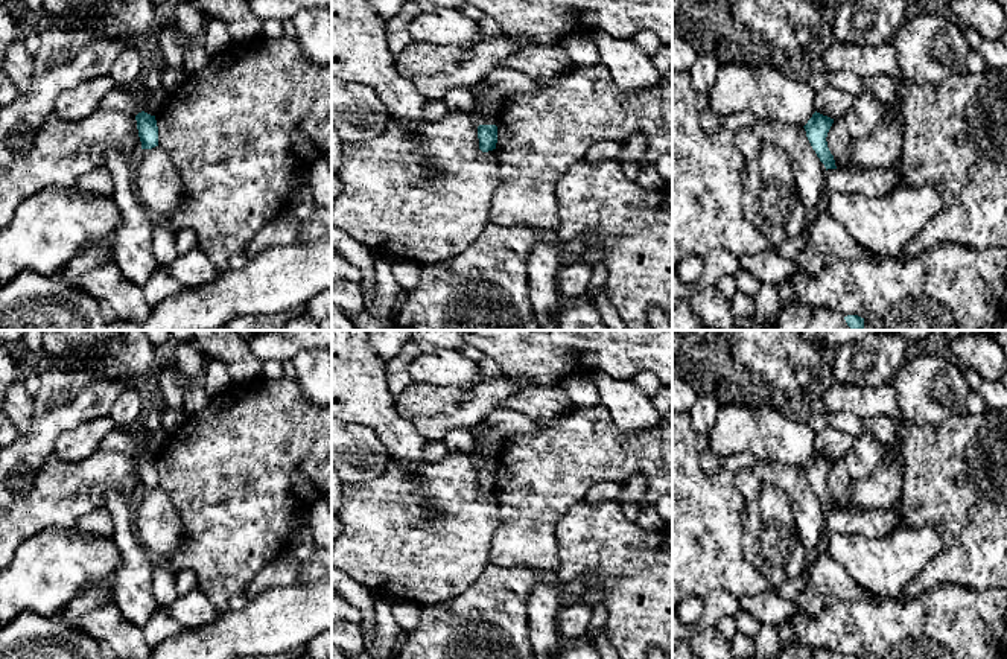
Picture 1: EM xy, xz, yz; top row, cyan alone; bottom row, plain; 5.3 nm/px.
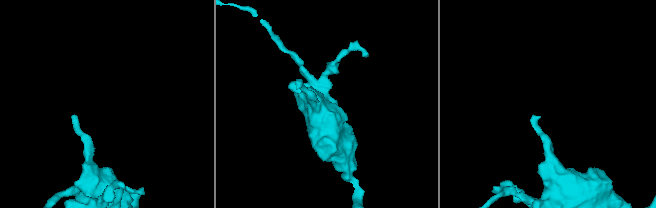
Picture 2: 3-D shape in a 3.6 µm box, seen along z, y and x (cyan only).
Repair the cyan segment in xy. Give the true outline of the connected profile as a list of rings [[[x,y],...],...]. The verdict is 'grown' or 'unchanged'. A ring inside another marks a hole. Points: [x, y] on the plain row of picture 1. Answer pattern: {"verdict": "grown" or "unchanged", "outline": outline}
{"verdict": "unchanged", "outline": [[[141,452],[135,457],[135,461],[141,490],[152,490],[158,487],[158,467],[155,457]]]}

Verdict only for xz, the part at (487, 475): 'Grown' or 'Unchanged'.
Unchanged

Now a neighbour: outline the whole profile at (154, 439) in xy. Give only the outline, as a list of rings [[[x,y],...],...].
[[[163,426],[145,432],[145,454],[157,457],[157,452],[161,449],[164,440],[167,438],[169,431]]]

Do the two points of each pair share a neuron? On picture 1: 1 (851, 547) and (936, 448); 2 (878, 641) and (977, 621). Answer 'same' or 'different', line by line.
1: different
2: same

